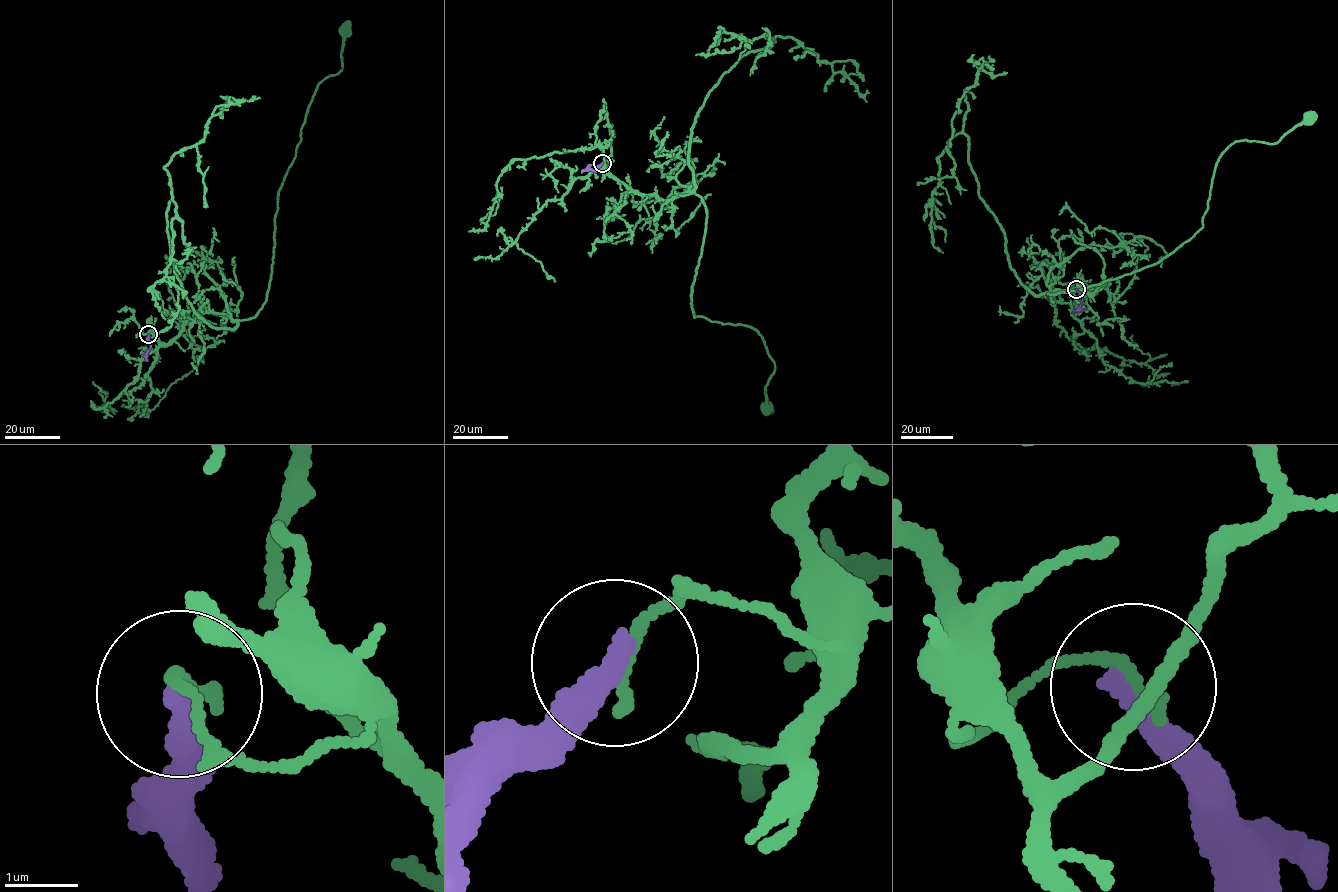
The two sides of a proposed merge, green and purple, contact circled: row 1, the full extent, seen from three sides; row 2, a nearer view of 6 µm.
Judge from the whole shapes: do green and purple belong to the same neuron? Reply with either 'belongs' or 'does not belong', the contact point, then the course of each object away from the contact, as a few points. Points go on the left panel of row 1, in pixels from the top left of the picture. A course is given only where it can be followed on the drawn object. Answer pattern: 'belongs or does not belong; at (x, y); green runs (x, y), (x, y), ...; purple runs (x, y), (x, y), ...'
does not belong; at (148, 334); green runs (148, 334), (167, 344), (205, 312), (240, 320), (262, 309), (280, 186), (315, 90), (341, 71), (345, 29); purple runs (148, 334), (151, 348), (145, 356), (147, 361)

